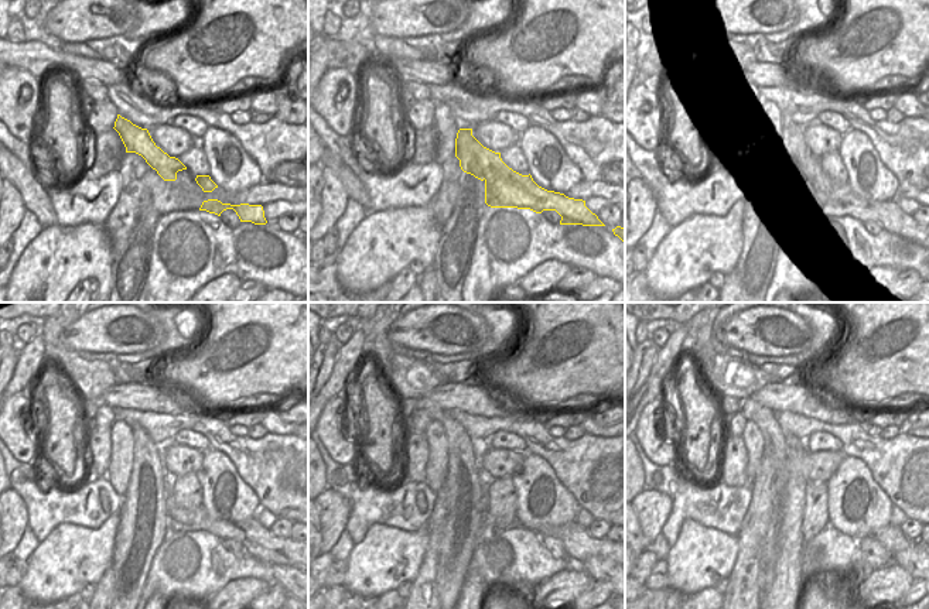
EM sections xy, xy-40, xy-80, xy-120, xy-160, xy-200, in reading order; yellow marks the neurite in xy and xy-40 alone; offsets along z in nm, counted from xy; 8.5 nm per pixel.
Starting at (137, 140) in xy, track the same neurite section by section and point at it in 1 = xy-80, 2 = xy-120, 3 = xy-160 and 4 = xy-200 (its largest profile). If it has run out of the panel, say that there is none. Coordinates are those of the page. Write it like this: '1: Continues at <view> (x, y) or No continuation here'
1: Continues at xy-80 (819, 192)
2: Continues at xy-120 (259, 541)
3: Continues at xy-160 (579, 544)
4: Continues at xy-200 (891, 537).

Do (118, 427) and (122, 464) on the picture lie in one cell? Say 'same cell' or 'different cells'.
same cell

